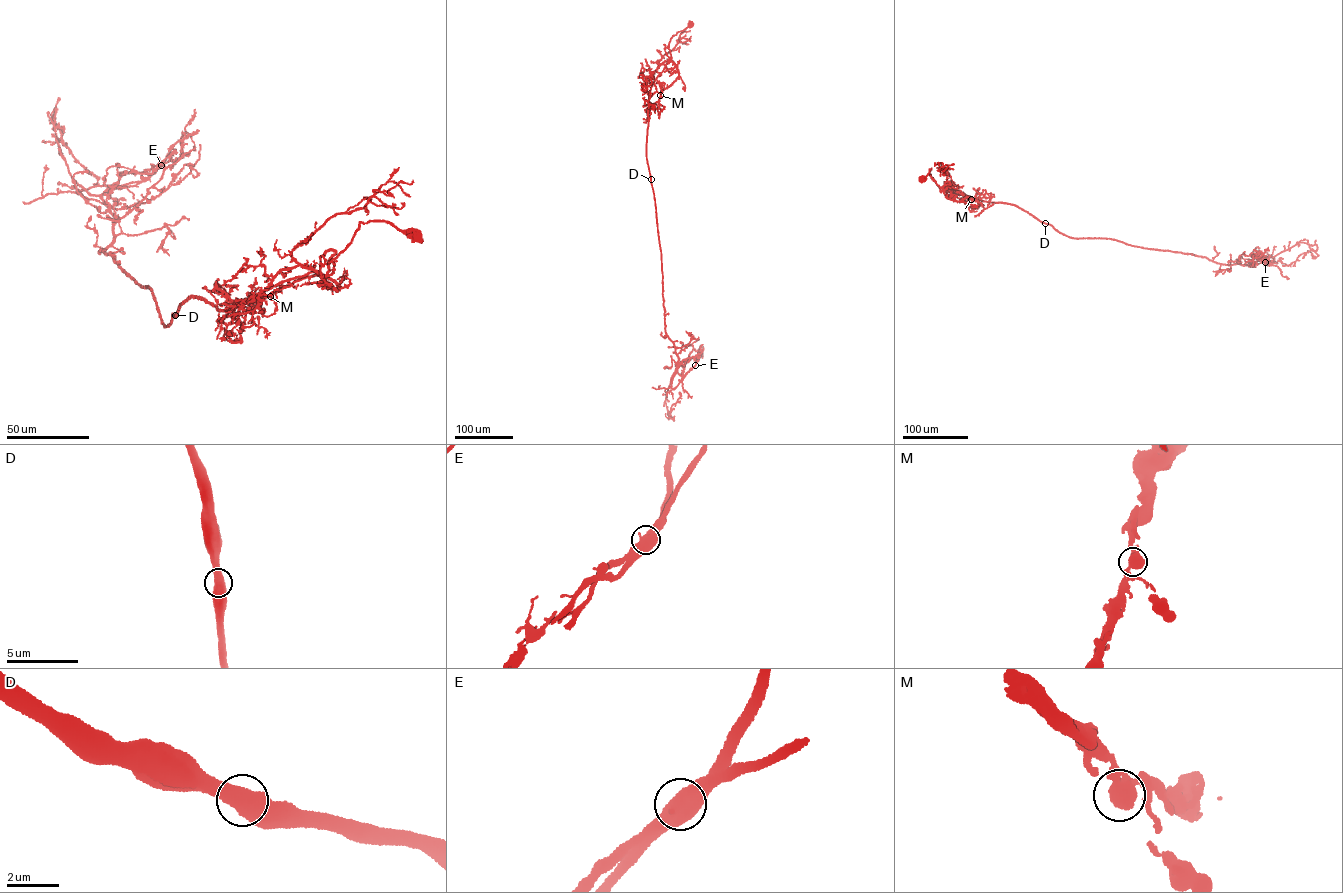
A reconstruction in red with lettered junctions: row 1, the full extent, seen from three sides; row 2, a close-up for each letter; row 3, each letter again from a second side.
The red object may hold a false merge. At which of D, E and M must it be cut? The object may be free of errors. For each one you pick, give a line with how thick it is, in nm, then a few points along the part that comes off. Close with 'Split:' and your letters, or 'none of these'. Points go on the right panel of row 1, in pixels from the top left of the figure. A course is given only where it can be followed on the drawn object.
E: 700 nm thick; foreign part runs (1265, 262), (1265, 265), (1277, 263), (1271, 261), (1250, 266), (1257, 263), (1246, 262)
Split: E

